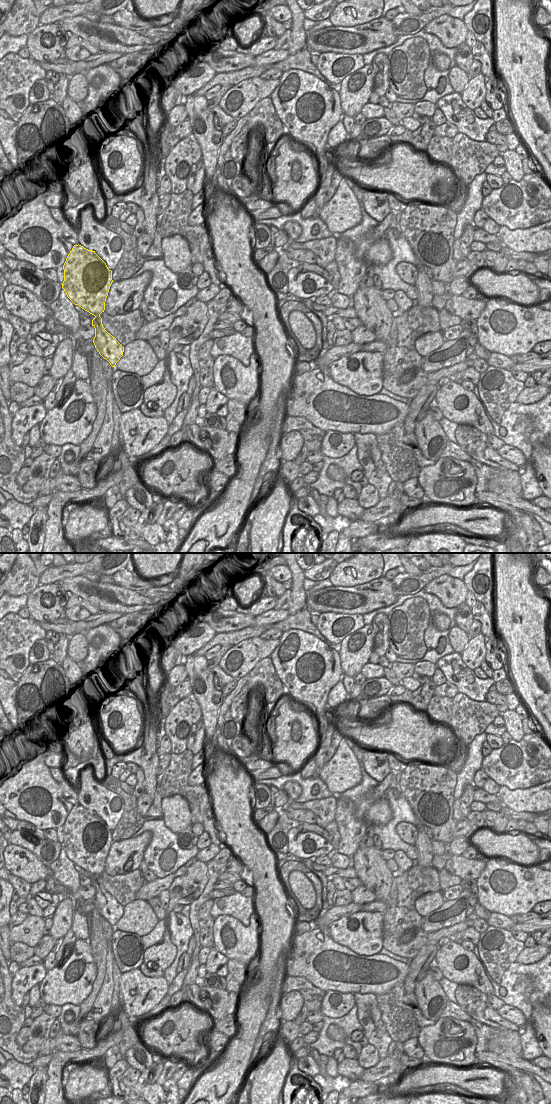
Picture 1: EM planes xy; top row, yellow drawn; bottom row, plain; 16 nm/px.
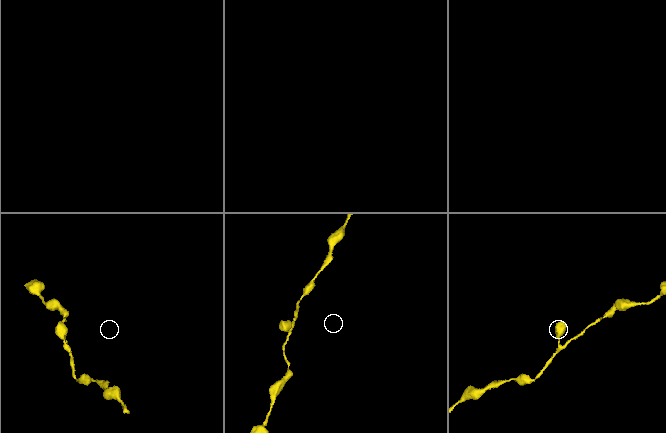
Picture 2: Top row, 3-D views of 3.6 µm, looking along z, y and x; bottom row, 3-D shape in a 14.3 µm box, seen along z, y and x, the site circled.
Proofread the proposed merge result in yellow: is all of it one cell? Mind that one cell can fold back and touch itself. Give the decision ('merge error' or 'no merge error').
no merge error

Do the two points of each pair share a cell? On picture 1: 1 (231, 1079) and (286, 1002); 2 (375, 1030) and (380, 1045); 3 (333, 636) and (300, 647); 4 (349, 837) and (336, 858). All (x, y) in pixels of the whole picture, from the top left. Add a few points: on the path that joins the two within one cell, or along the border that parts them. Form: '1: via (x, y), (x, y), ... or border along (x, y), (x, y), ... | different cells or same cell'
1: border along (282, 994), (278, 1006), (280, 1021) | different cells
2: via (376, 1034), (380, 1041) | same cell
3: border along (331, 644), (336, 647) | different cells
4: border along (335, 850), (348, 857) | different cells

